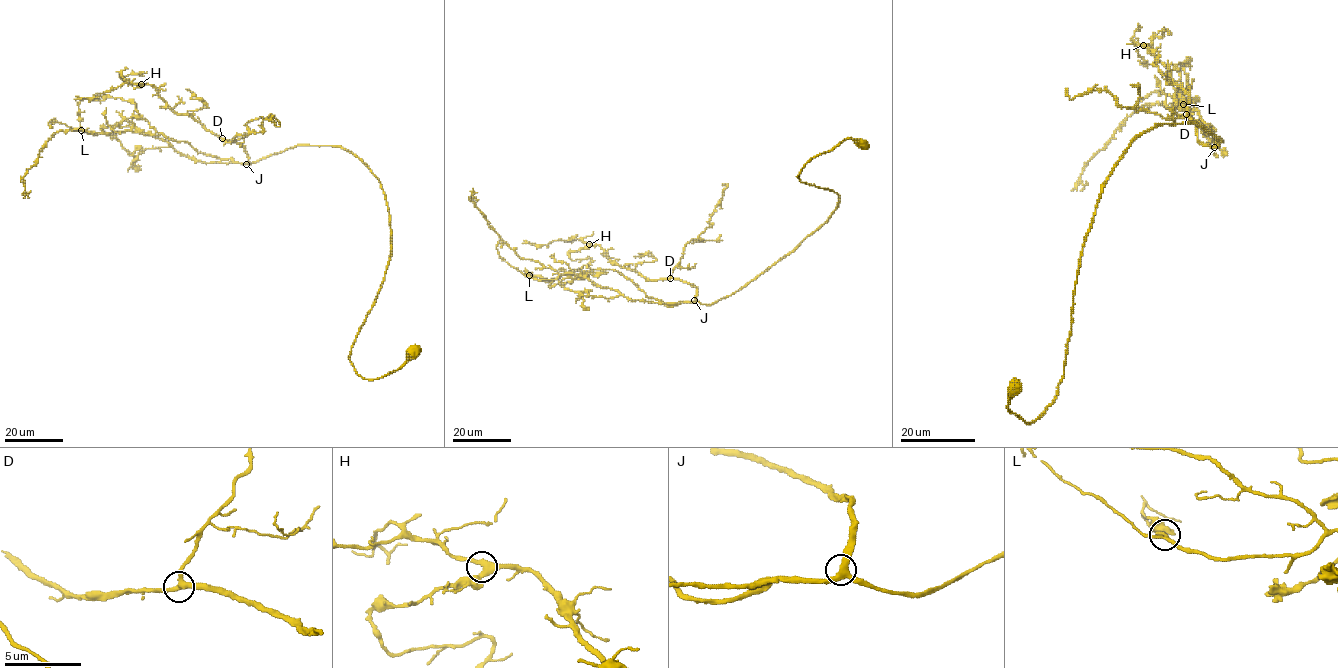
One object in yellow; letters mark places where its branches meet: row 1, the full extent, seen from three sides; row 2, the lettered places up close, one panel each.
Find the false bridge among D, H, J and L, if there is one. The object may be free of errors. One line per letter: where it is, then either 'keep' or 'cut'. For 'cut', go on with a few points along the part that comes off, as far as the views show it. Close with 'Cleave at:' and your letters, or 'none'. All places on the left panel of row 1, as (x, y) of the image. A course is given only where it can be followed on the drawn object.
D: (222, 138) | keep
H: (141, 84) | keep
J: (246, 164) | keep
L: (81, 130) | keep
Cleave at: none

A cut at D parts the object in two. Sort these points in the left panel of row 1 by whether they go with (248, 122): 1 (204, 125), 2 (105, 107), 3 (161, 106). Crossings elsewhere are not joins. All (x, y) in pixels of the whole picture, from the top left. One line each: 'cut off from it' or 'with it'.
1: cut off from it
2: with it
3: cut off from it

